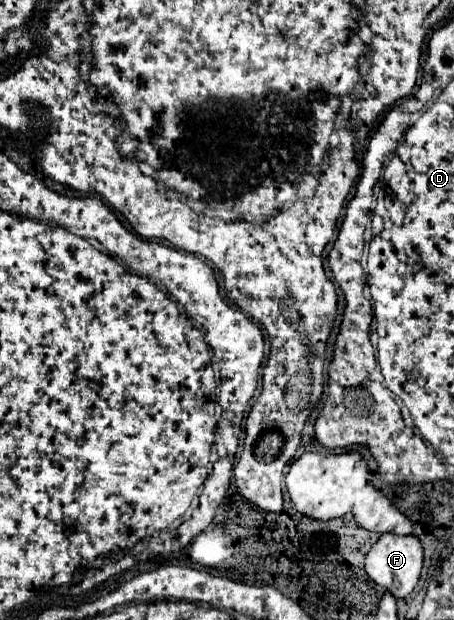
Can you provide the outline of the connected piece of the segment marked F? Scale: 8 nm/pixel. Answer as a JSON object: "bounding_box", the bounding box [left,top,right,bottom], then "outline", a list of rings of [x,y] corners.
{"bounding_box":[365,533,423,599],"outline":[[[383,533],[377,539],[377,543],[371,547],[371,551],[367,553],[367,559],[365,559],[365,571],[367,571],[369,579],[375,581],[377,585],[385,587],[387,591],[395,593],[395,597],[399,597],[399,599],[407,597],[415,589],[421,567],[423,567],[423,545],[417,535]]]}

